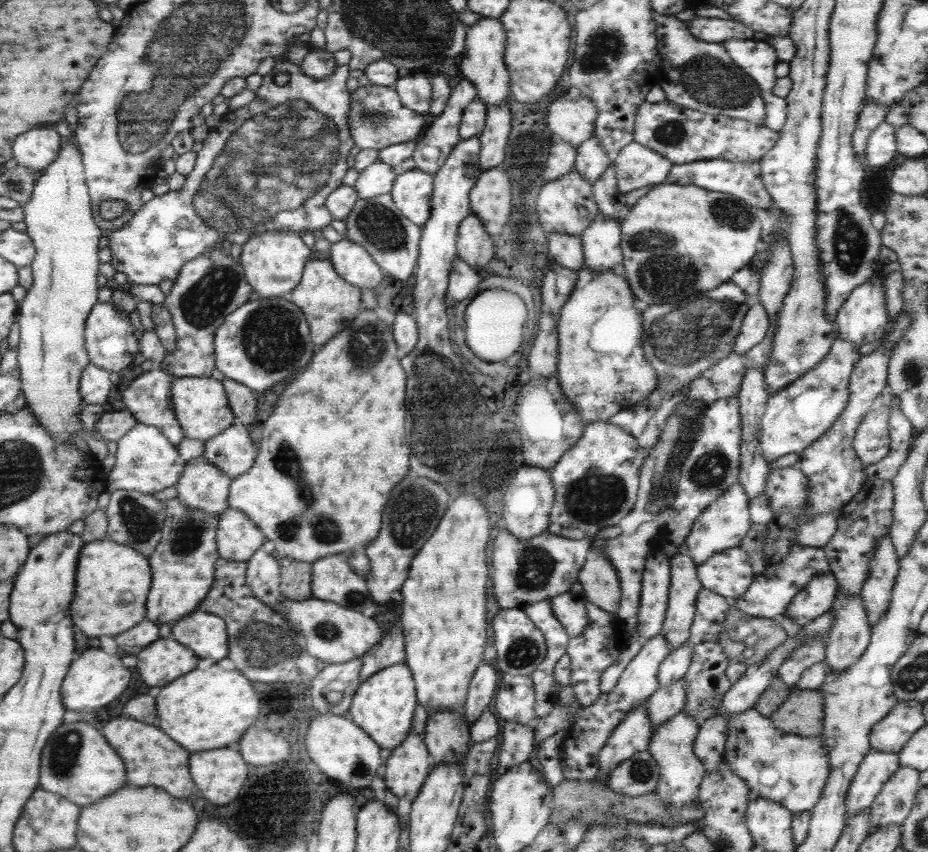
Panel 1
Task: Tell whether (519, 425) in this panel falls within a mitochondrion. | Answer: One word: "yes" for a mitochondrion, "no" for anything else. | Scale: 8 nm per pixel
no

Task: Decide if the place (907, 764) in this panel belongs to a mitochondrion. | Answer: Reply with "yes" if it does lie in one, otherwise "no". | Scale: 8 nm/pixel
no

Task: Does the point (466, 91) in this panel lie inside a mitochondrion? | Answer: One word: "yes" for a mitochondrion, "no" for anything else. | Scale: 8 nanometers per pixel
no

